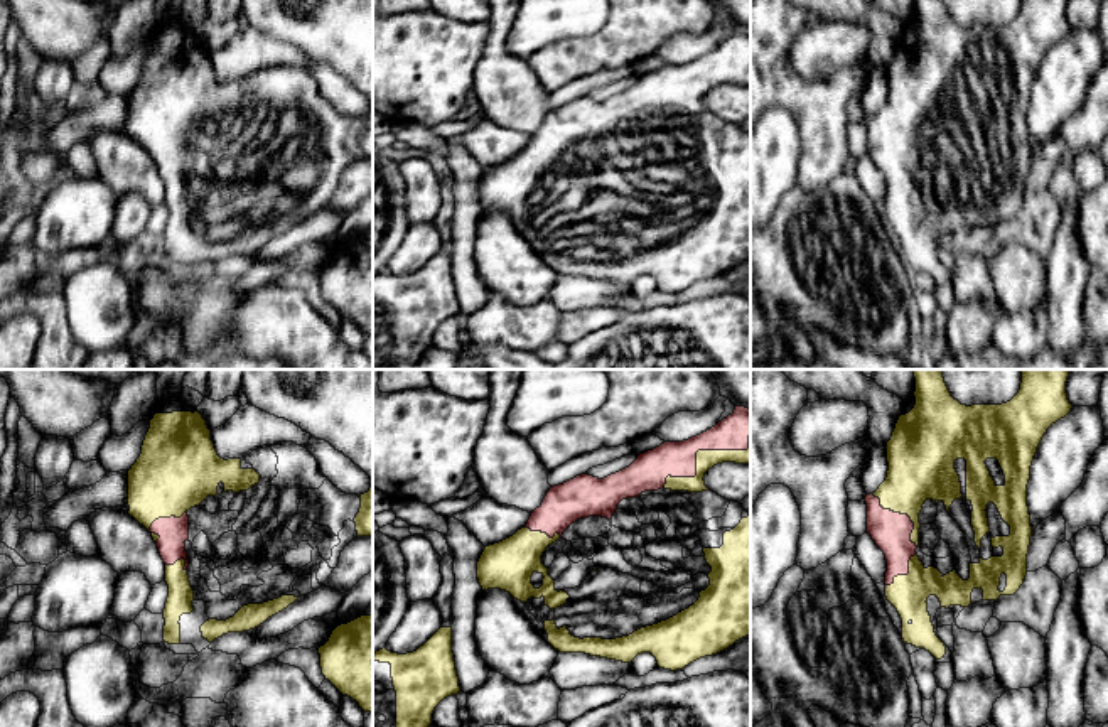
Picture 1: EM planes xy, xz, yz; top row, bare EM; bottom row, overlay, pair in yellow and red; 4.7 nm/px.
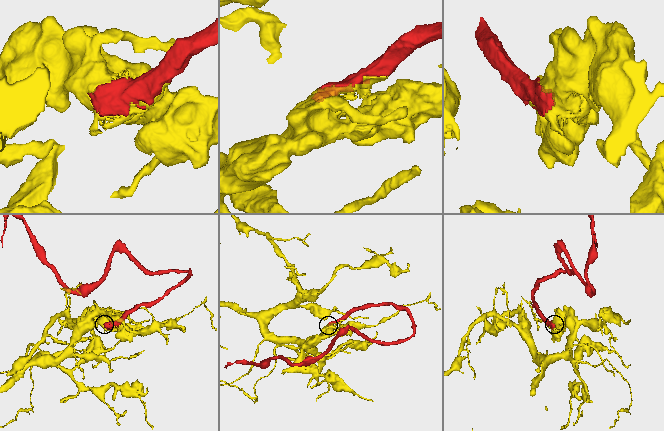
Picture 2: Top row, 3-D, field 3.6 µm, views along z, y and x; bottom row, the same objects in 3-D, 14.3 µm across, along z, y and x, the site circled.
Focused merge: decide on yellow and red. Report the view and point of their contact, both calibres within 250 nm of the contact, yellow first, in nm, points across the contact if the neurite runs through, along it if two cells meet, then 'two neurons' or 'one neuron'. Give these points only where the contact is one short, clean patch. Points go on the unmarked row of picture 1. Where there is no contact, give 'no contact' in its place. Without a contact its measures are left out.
xz (699, 73) | 100/180 nm | one neuron

